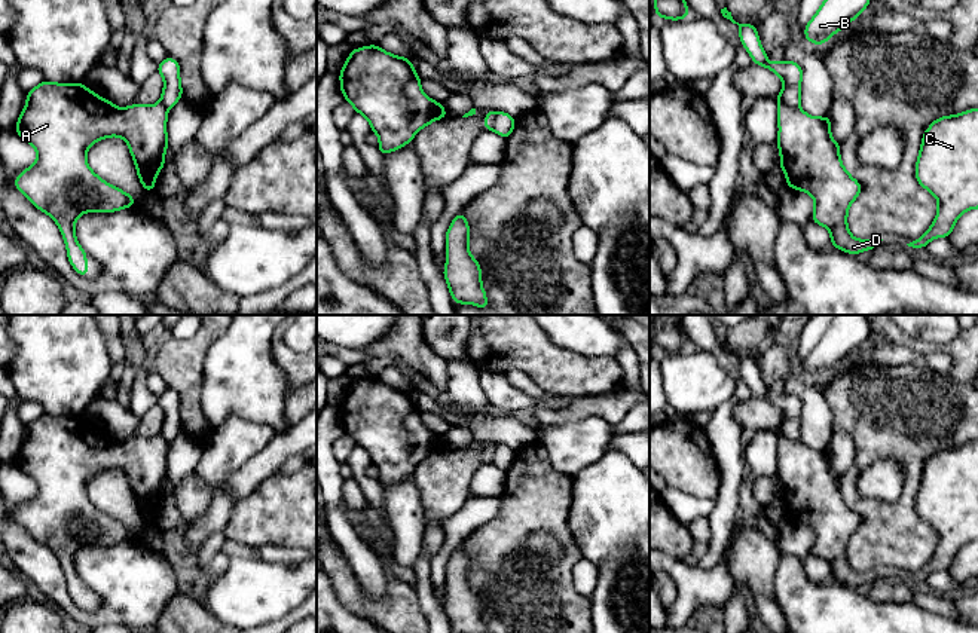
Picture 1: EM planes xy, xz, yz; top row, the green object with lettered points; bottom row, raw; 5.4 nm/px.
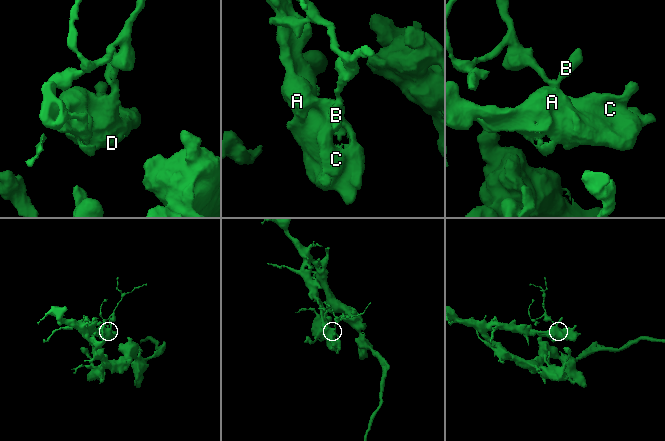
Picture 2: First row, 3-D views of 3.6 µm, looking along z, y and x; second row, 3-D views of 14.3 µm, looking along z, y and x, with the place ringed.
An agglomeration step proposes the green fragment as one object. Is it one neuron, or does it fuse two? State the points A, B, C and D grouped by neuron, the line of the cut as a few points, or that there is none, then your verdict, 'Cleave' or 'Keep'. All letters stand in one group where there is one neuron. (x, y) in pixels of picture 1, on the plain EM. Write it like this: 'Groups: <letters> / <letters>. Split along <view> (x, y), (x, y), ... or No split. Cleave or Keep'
Groups: A C D / B. Split along yz (779, 437), (798, 442). Cleave

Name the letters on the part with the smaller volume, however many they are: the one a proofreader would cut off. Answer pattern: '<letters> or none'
B

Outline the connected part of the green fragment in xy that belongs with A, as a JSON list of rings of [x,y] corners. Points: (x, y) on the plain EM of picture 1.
[[[43,413],[27,425],[27,437],[21,444],[15,464],[37,484],[37,493],[25,501],[13,519],[40,544],[54,551],[67,580],[67,590],[73,602],[88,609],[86,584],[79,578],[74,556],[88,545],[113,545],[135,539],[135,532],[100,511],[86,495],[88,481],[109,470],[122,470],[129,478],[135,495],[137,508],[144,523],[155,525],[155,513],[165,498],[163,486],[168,484],[166,441],[132,437],[119,441],[111,434],[98,429],[83,416],[55,416]]]

